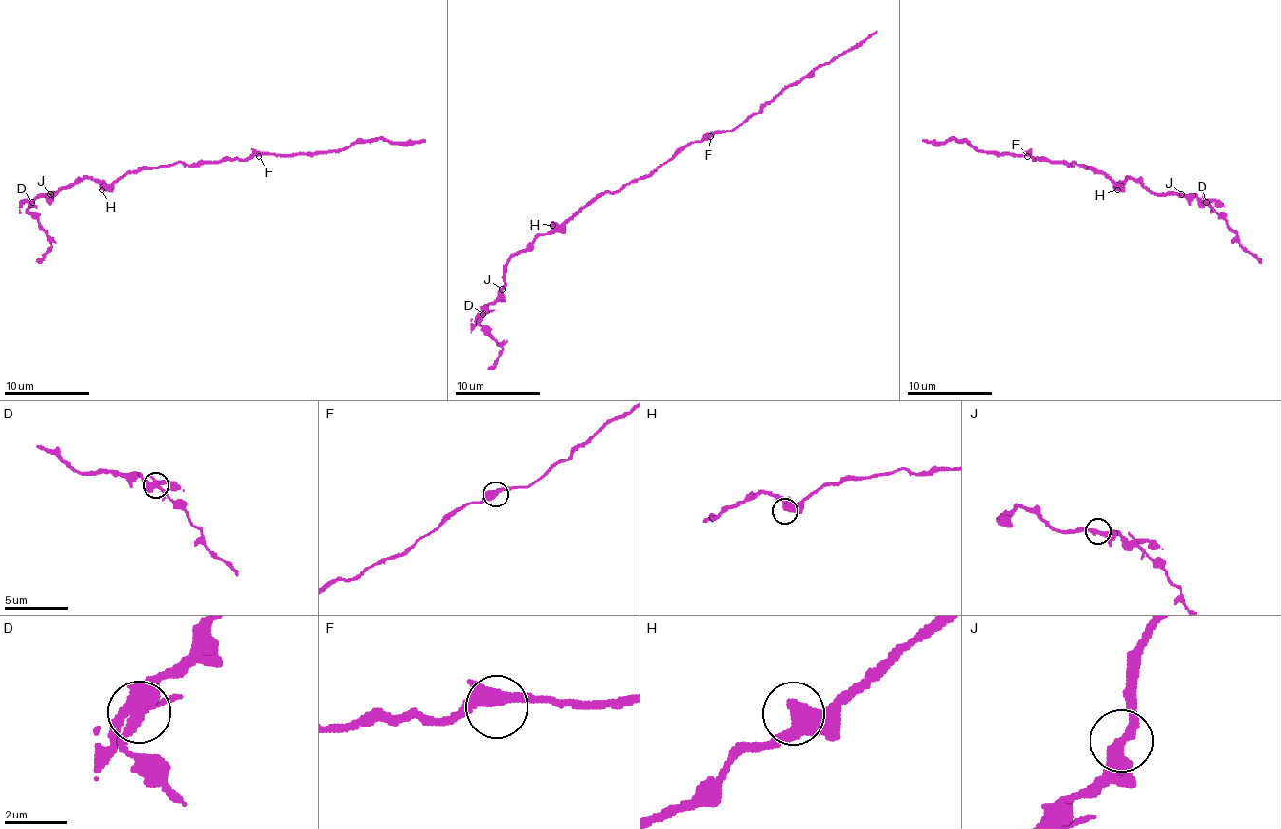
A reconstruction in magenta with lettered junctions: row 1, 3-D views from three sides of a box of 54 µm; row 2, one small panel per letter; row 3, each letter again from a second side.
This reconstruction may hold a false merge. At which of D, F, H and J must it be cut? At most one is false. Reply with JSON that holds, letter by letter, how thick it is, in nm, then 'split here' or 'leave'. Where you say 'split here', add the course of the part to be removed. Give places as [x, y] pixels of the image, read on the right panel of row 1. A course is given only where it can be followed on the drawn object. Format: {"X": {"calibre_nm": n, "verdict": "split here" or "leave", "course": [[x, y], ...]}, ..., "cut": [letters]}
{"D": {"calibre_nm": 360, "verdict": "split here", "course": [[1206, 203], [1237, 235], [1239, 243], [1260, 262]]}, "F": {"calibre_nm": 360, "verdict": "leave"}, "H": {"calibre_nm": 440, "verdict": "leave"}, "J": {"calibre_nm": 360, "verdict": "leave"}, "cut": ["D"]}

